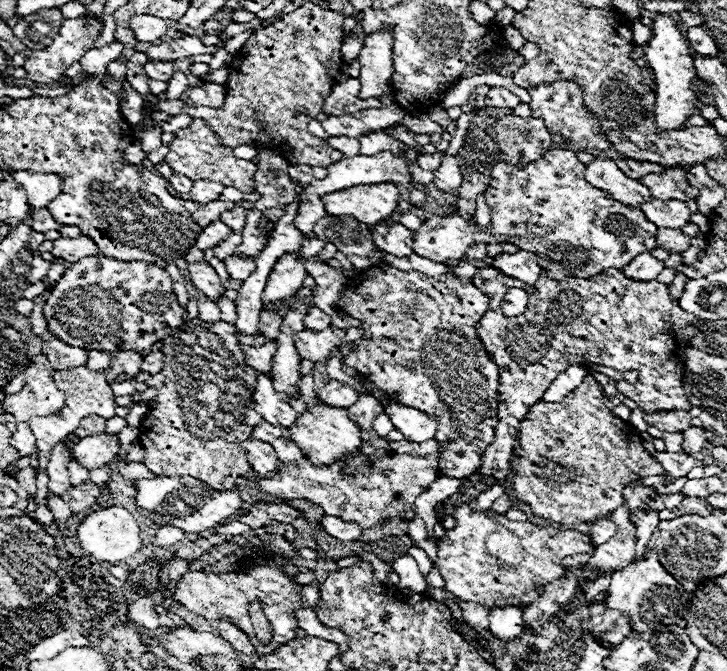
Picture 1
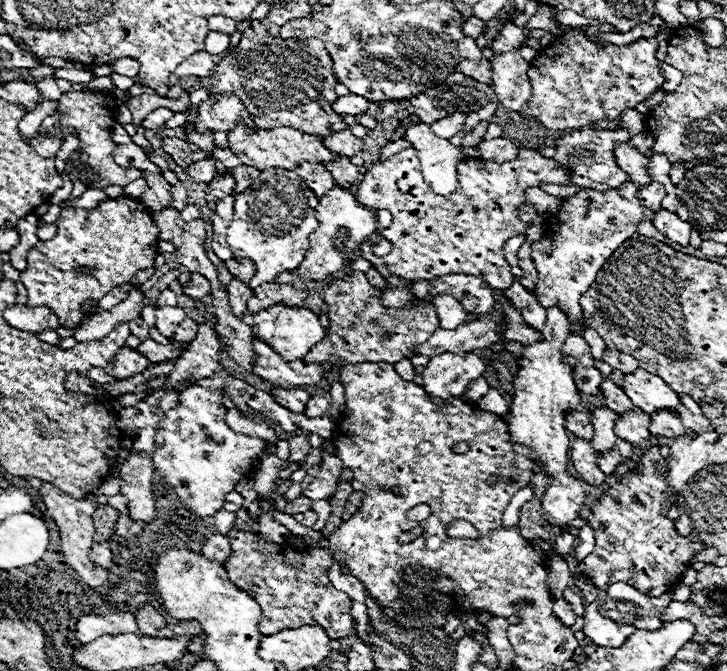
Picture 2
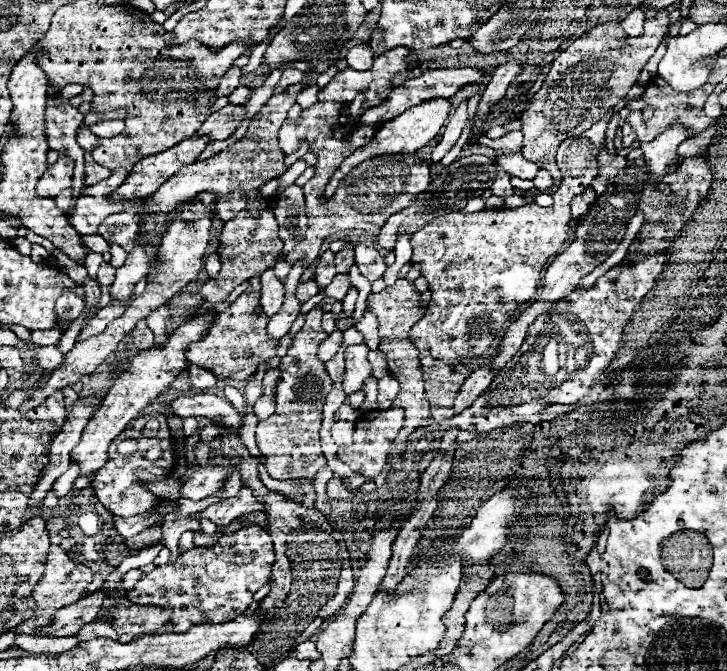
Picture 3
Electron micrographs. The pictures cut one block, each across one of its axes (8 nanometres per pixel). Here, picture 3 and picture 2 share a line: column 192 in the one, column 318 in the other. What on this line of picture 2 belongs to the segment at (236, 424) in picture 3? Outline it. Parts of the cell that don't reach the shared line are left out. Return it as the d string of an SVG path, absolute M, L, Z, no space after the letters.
M312 396L308 400L308 404L306 404L306 412L304 414L308 418L318 418L324 412L328 412L328 408L330 408L330 400L326 396Z

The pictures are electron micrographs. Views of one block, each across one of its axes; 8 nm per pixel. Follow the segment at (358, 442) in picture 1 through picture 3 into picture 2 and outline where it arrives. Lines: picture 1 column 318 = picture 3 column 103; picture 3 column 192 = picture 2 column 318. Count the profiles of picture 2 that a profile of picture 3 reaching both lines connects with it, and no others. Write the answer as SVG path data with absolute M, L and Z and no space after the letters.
M286 304L270 306L268 310L260 310L260 314L254 314L254 336L266 342L272 350L276 350L286 362L290 360L302 360L314 344L318 344L326 336L326 328L320 324L318 314L314 314L308 308L288 308Z

